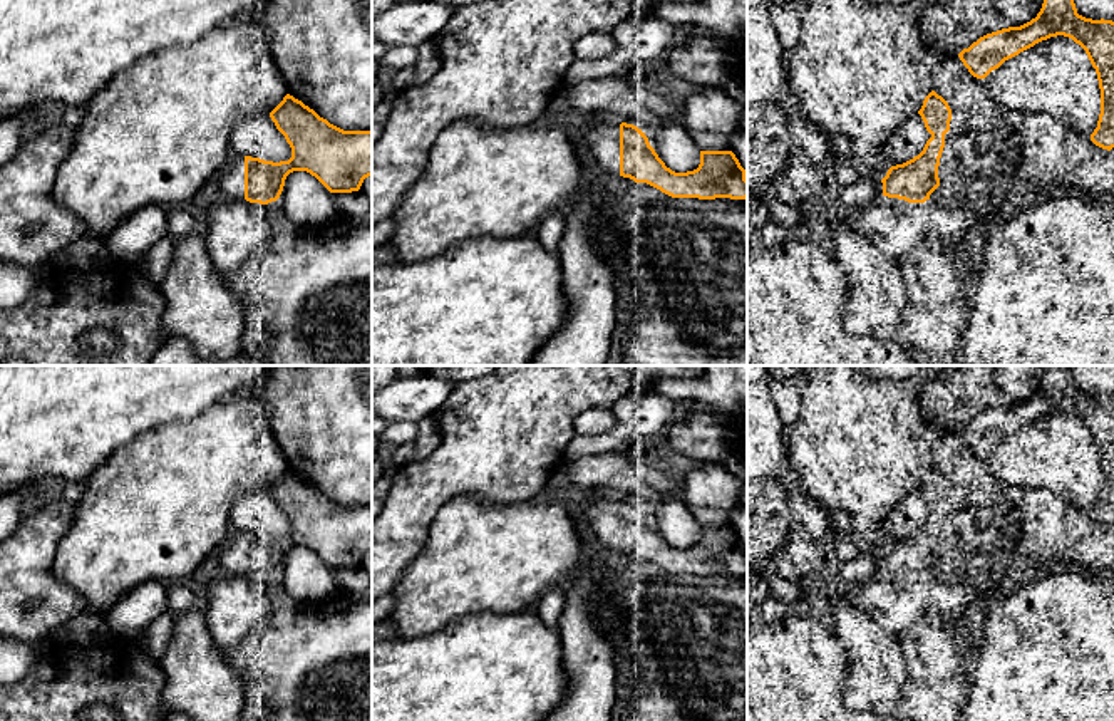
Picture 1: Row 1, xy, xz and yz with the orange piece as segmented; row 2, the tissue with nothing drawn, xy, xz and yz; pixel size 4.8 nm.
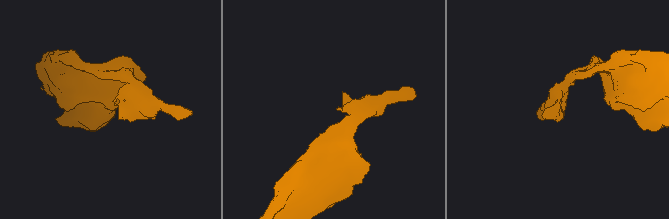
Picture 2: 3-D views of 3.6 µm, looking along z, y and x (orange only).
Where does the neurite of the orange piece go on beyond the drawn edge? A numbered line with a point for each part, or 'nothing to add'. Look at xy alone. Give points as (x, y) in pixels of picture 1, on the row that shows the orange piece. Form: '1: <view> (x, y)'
1: xy (232, 186)

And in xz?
1: xz (603, 140)

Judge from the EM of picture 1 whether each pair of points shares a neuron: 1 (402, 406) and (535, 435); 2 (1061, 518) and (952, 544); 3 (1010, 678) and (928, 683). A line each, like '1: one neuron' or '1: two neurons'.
1: two neurons
2: one neuron
3: two neurons

